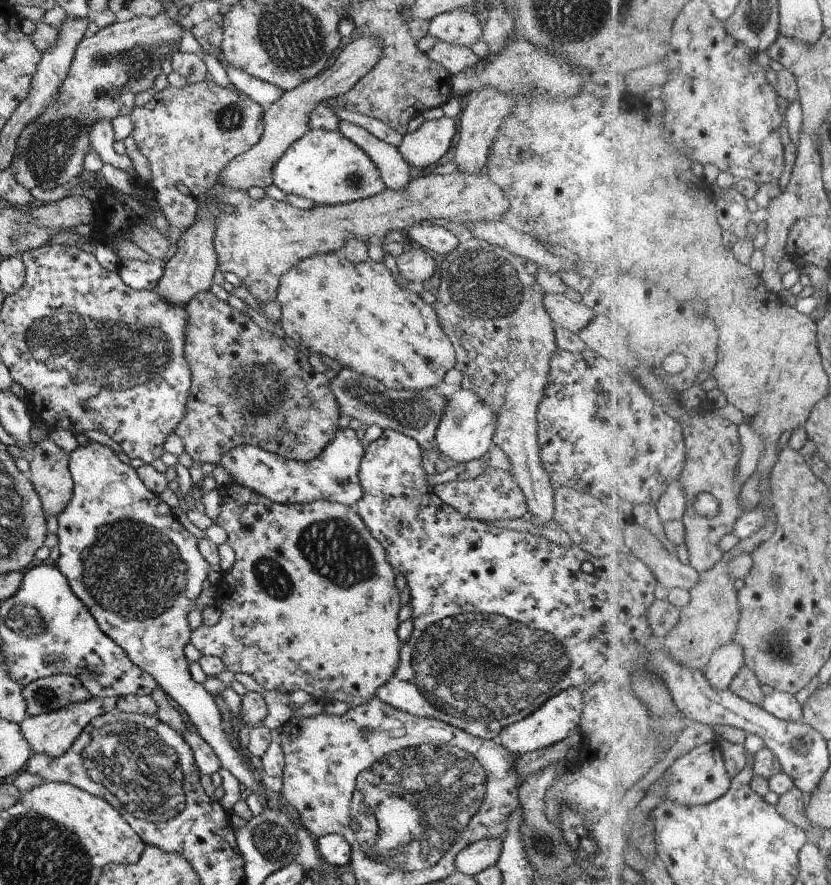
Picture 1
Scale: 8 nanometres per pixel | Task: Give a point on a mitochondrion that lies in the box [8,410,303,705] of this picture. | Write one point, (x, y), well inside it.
(131, 568)

